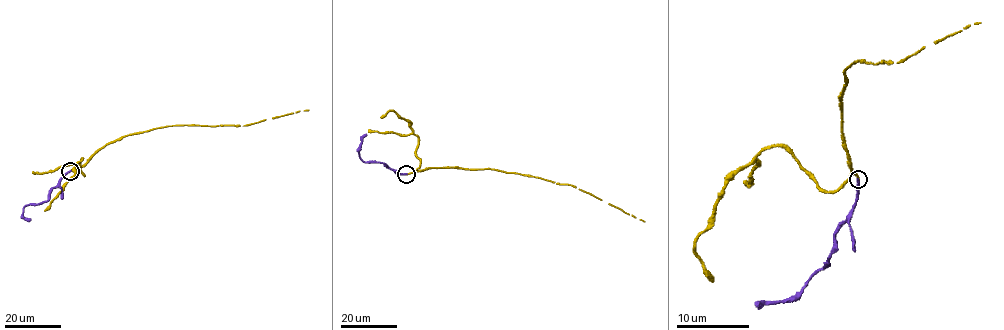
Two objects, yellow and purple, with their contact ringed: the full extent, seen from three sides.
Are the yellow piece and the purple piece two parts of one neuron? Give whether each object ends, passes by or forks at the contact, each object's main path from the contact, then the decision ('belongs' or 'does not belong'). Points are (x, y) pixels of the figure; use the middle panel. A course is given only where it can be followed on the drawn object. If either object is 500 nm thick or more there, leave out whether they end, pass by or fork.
yellow ends | purple ends | yellow via (406, 174), (451, 167), (528, 174), (569, 184), (644, 221) | purple via (406, 174), (397, 174), (383, 162), (365, 162), (359, 157), (361, 138), (366, 134) | belongs

